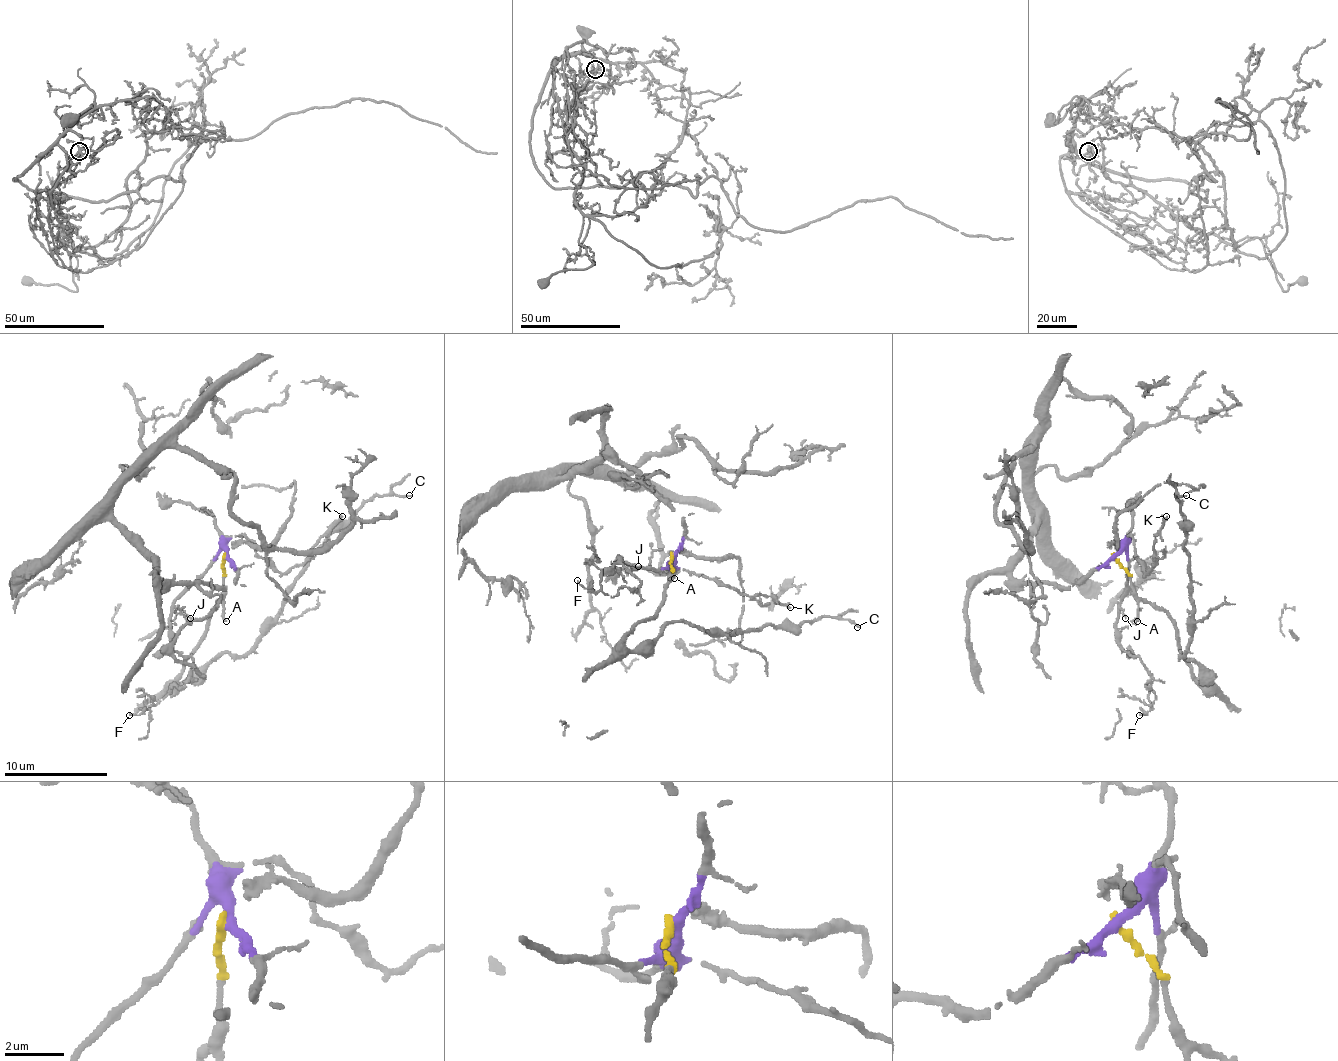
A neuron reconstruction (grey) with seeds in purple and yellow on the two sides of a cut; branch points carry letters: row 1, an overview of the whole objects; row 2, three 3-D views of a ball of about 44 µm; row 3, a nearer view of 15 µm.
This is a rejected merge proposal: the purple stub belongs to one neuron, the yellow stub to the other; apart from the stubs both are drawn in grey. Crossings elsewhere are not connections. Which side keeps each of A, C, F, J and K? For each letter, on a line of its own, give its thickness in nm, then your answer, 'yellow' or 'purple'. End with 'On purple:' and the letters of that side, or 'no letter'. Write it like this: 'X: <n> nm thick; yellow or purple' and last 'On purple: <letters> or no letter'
A: 180 nm thick; yellow
C: 190 nm thick; yellow
F: 110 nm thick; purple
J: 110 nm thick; purple
K: 200 nm thick; purple
On purple: F, J, K

